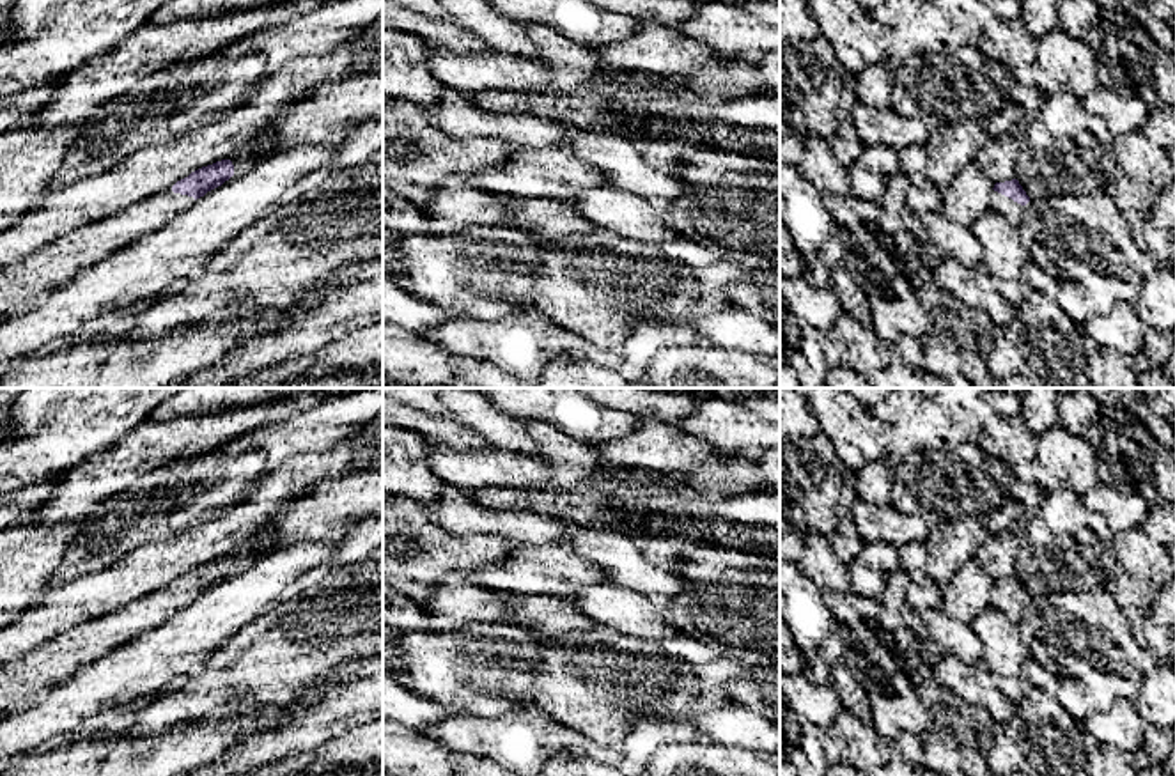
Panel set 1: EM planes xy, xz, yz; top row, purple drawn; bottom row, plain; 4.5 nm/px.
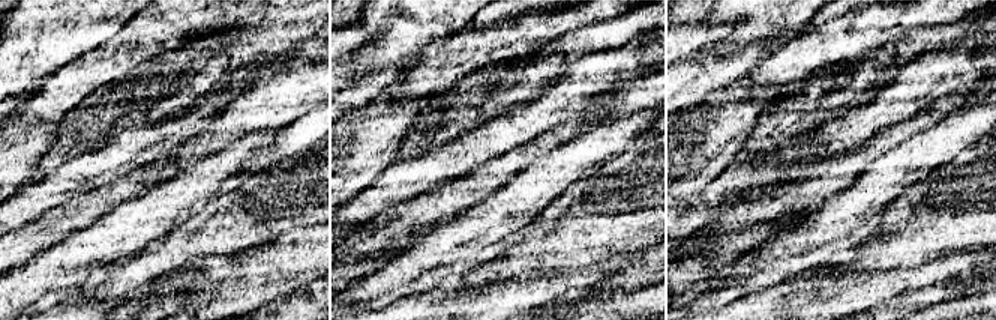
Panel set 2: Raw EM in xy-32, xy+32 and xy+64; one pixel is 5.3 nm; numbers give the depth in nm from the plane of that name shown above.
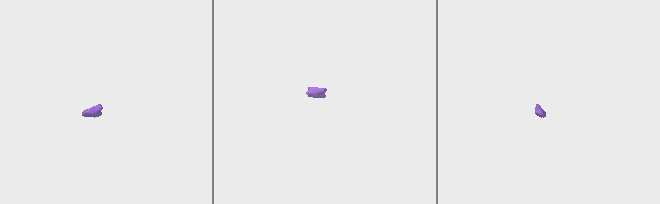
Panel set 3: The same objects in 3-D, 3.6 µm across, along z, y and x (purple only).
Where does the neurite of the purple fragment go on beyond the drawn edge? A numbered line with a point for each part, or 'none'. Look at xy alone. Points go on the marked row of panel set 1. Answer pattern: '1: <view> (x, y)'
1: xy (241, 160)
2: xy (59, 261)

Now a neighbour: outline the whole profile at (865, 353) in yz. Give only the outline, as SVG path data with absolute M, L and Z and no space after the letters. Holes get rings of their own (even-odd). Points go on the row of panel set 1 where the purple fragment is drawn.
M842 312L831 331L845 351L845 363L867 377L883 369L890 360L890 344L881 340L872 326L865 326Z

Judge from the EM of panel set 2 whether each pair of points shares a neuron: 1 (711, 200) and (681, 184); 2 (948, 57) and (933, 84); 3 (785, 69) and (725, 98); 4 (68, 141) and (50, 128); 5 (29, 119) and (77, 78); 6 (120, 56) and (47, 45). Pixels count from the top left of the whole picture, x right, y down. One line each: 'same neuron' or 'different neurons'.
1: different neurons
2: same neuron
3: different neurons
4: different neurons
5: same neuron
6: different neurons

